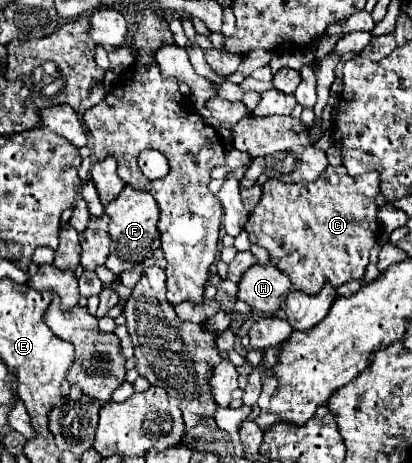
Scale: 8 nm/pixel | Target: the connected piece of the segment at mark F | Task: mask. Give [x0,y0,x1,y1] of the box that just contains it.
[105,187,161,275]

